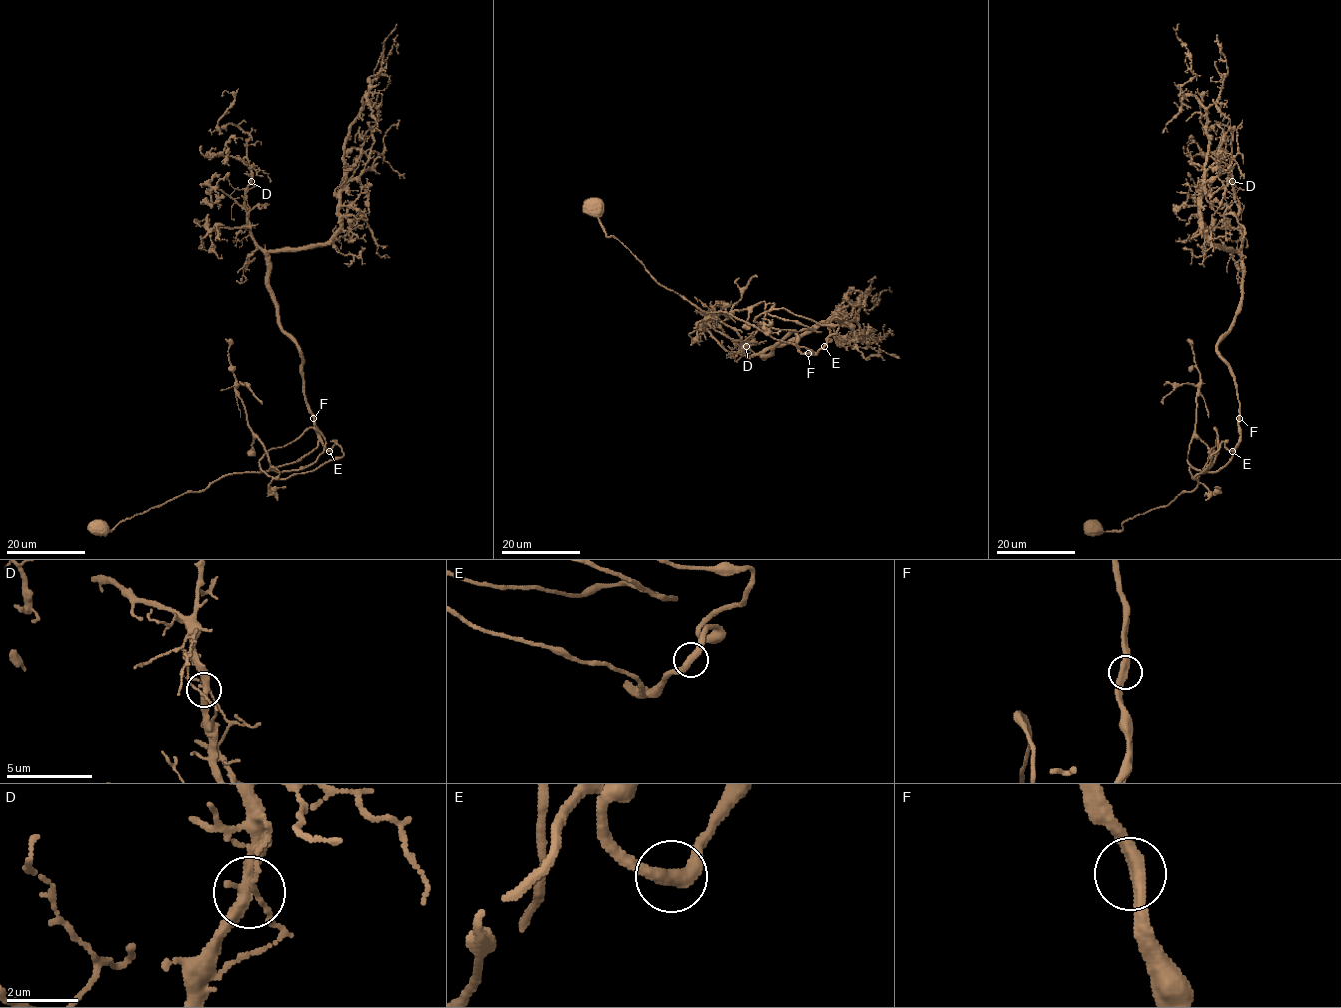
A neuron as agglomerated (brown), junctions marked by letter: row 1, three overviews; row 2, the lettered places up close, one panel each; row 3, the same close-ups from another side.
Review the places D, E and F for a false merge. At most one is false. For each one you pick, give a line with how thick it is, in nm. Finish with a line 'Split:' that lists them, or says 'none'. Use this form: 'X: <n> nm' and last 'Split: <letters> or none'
Split: none

